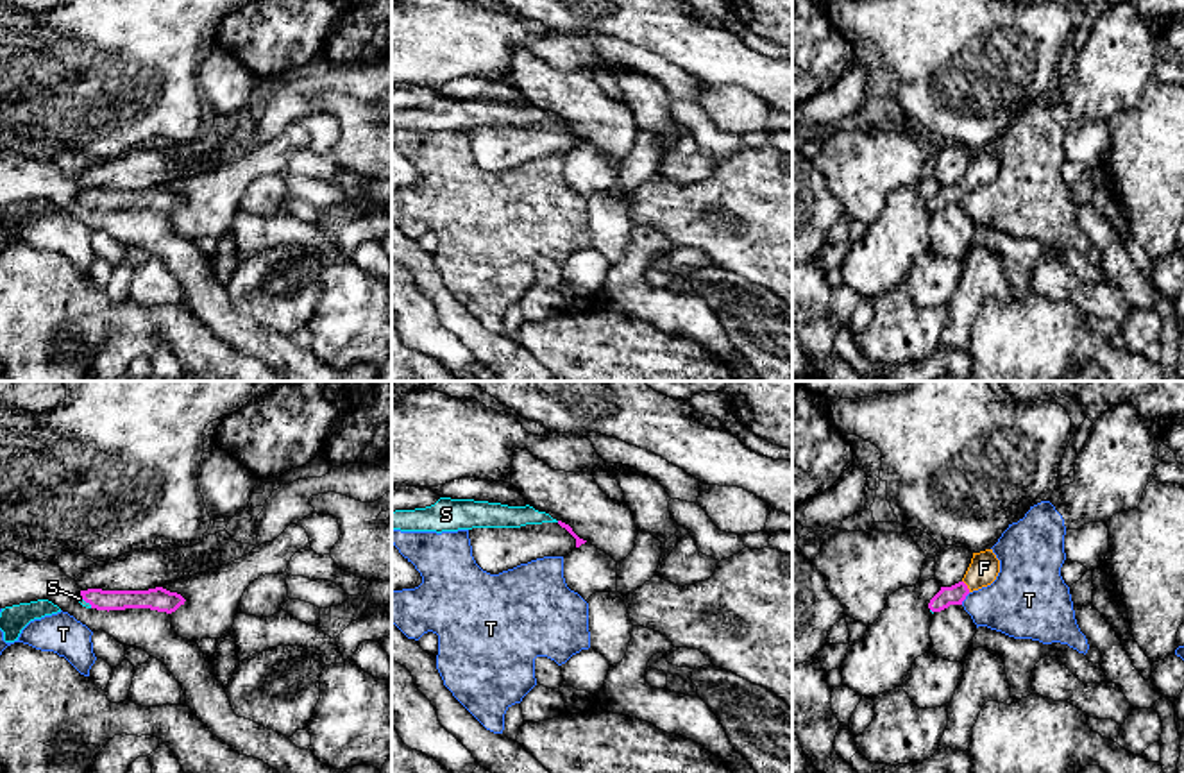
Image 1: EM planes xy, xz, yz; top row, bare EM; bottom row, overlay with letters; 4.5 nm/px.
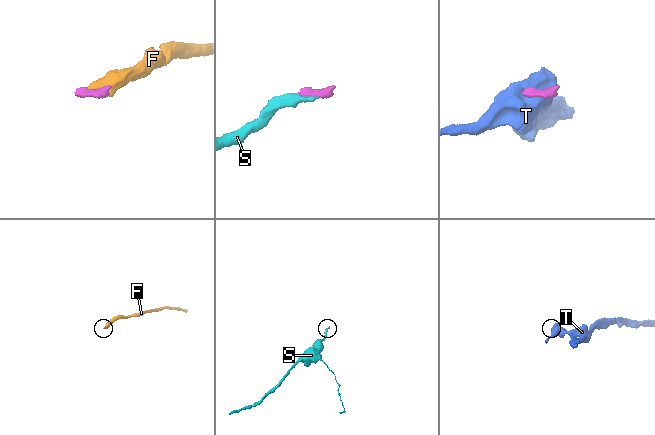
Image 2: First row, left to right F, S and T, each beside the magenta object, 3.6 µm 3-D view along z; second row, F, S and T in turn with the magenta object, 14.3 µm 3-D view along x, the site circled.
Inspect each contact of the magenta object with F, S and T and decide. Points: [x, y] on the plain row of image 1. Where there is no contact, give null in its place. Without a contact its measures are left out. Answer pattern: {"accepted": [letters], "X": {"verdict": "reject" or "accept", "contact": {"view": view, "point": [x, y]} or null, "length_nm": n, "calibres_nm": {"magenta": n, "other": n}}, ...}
{"accepted": ["F", "S"], "F": {"verdict": "accept", "contact": {"view": "yz", "point": [966, 185]}, "length_nm": 70, "calibres_nm": {"magenta": 90, "other": 140}}, "S": {"verdict": "accept", "contact": {"view": "xy", "point": [86, 201]}, "length_nm": 80, "calibres_nm": {"magenta": 100, "other": 20}}, "T": {"verdict": "reject", "contact": {"view": "yz", "point": [964, 197]}, "length_nm": 70, "calibres_nm": {"magenta": 90, "other": 300}}}

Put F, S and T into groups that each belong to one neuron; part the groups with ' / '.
F S / T

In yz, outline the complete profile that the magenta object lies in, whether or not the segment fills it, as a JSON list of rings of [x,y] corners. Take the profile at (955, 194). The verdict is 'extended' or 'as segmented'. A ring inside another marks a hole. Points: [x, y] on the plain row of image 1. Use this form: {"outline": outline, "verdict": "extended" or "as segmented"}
{"outline": [[[993,149],[973,152],[964,177],[951,186],[941,186],[941,190],[930,199],[928,208],[932,211],[941,211],[950,204],[962,204],[969,191],[991,184],[996,179],[998,172],[1000,159]]], "verdict": "extended"}

